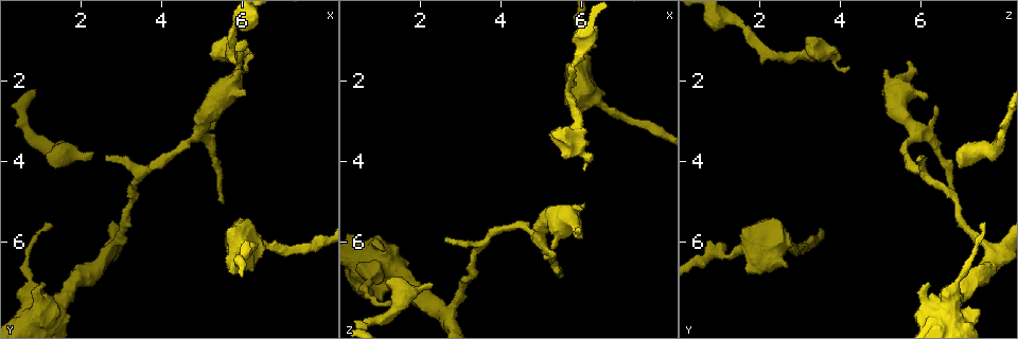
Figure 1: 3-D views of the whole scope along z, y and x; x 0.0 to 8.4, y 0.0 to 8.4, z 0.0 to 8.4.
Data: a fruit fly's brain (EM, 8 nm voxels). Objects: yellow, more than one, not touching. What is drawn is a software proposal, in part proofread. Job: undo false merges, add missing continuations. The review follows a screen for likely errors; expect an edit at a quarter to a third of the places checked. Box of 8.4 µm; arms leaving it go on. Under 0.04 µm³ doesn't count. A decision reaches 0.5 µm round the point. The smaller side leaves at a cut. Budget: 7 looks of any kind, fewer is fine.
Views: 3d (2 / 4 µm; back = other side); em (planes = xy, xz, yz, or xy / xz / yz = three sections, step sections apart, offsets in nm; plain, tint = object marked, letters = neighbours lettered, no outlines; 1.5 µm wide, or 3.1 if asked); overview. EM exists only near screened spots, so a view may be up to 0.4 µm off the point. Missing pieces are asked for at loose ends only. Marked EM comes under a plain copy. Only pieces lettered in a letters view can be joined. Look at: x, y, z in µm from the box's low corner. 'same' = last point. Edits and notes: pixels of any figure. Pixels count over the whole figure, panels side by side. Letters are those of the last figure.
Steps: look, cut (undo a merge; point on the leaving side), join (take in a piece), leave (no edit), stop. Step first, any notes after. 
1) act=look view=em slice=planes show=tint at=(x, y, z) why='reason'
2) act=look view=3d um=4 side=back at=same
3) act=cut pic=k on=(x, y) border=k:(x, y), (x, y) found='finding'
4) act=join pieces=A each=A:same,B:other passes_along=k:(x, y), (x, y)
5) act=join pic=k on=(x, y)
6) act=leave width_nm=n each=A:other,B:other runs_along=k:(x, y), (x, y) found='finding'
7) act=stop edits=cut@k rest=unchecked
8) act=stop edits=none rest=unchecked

act=look view=em slice=planes show=tint at=(5.85, 1.55, 5.65) why='free end'

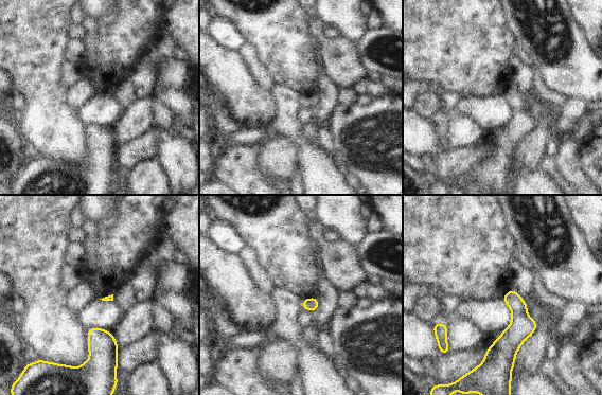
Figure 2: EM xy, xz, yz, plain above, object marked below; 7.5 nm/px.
act=look view=em slice=planes show=letters at=same why='what lies round it'

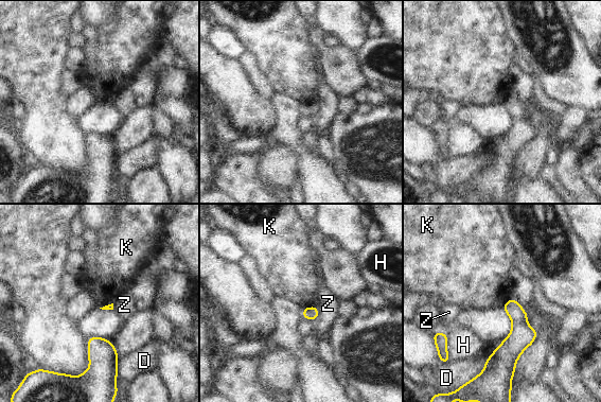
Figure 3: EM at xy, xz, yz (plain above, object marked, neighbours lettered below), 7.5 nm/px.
act=leave each=D:other,H:other,K:other,Z:other found='none of them fits'

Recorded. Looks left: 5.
act=look view=3d um=4 at=(5.55, 5.05, 6.85) why='an open end'

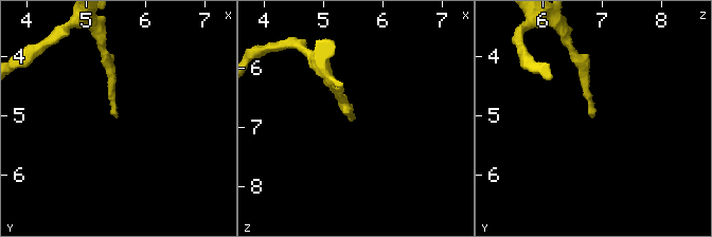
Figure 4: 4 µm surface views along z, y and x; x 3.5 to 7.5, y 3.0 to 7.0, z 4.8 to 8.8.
act=look view=em slice=planes show=tint at=(5.50, 5.00, 6.85)

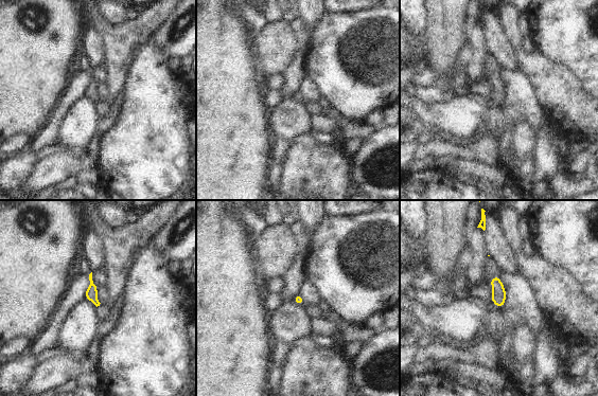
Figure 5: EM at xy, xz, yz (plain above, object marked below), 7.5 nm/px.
act=look view=em slice=planes show=letters at=same

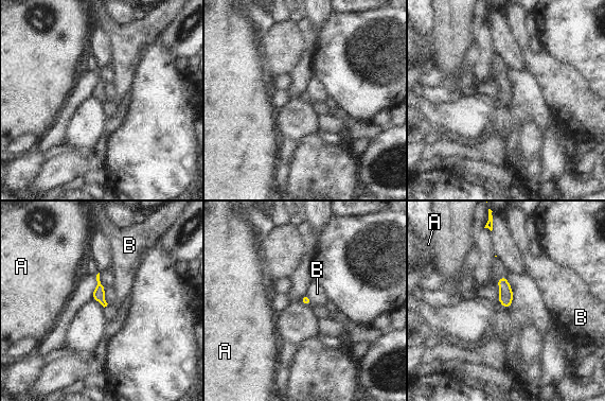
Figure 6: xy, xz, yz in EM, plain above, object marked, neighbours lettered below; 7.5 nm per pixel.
act=leave longest_contact=B:80nm each=A:other,B:other found='none of them fits'

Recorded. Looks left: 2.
act=look view=em slice=planes show=letters at=(2.30, 3.80, 7.05) why='branch stops here'

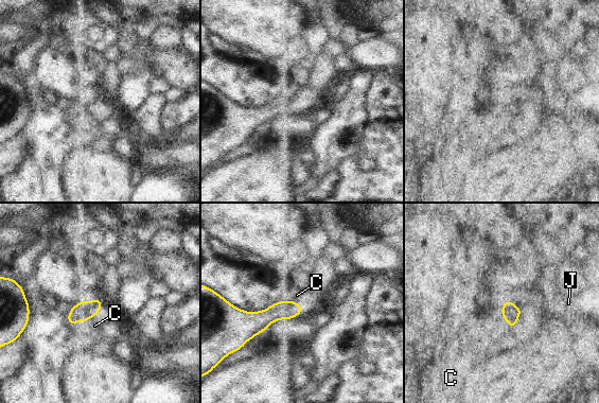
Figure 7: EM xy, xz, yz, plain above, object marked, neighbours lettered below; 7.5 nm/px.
act=join pieces=C width_nm=130 each=C:same,J:other passes_along=7:(83, 311), (85, 320), (94, 326) found='the cell continues'

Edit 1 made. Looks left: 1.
act=stop edits=join@7 rest=unchecked

